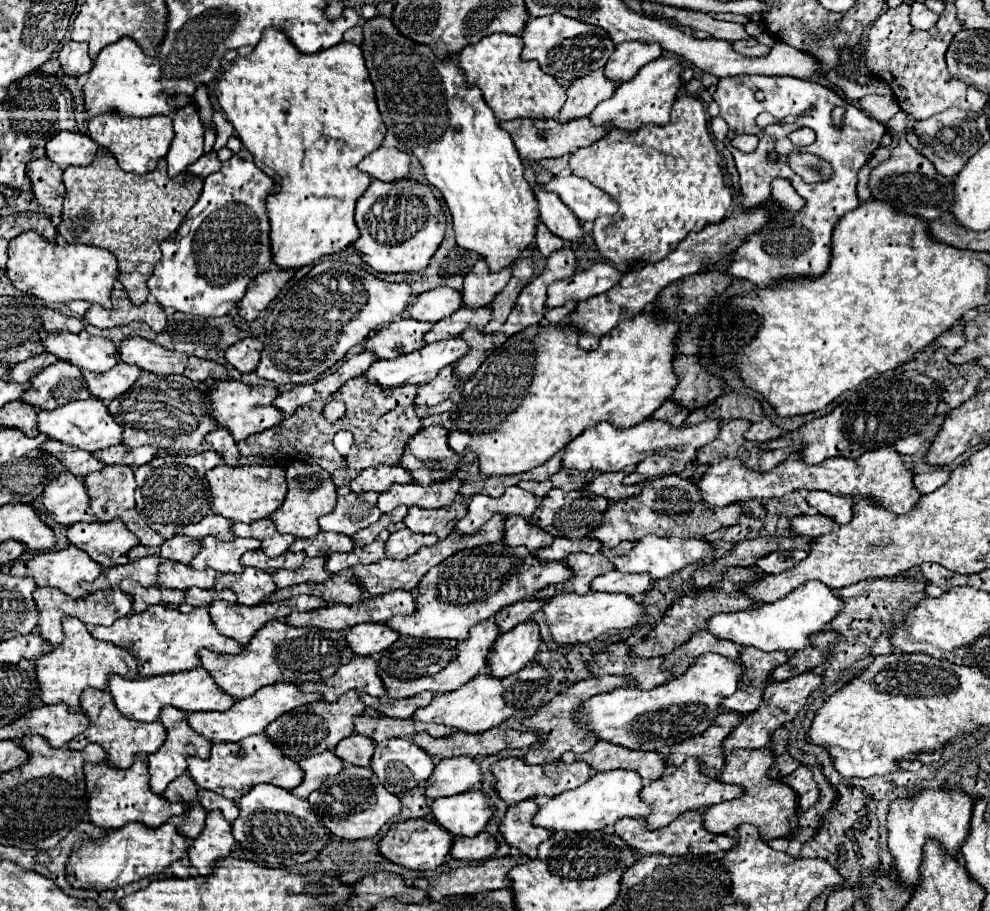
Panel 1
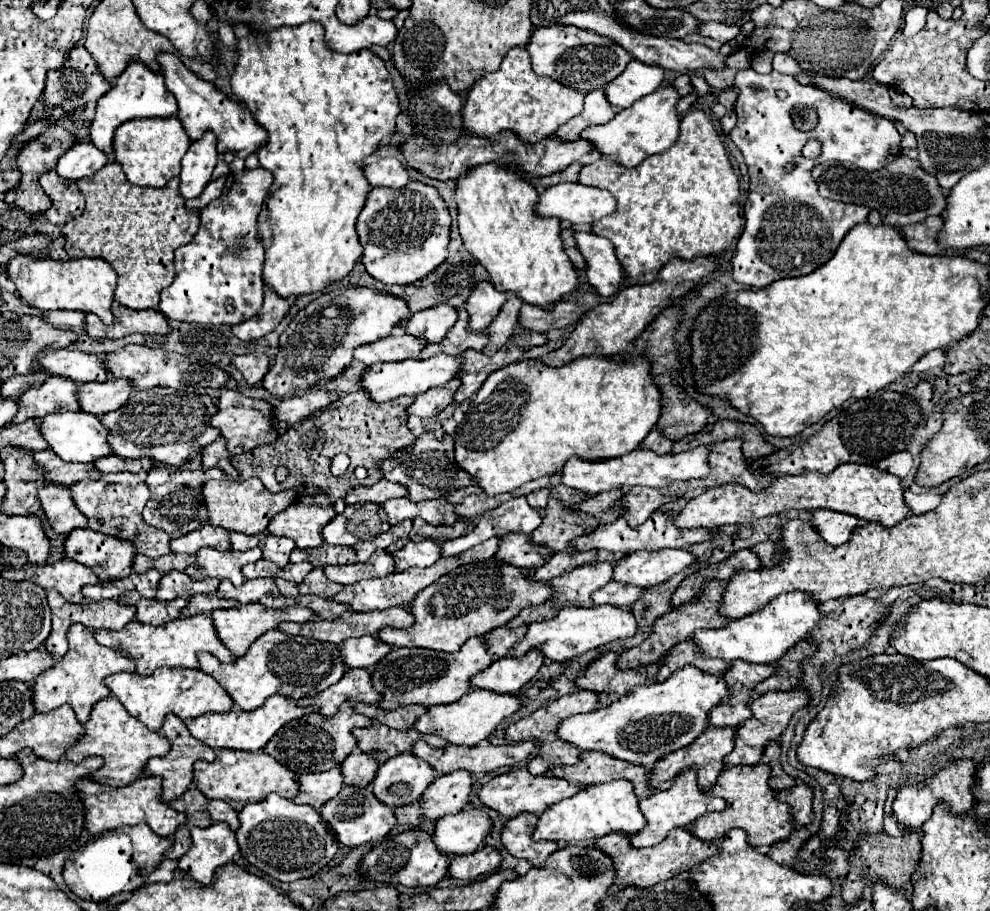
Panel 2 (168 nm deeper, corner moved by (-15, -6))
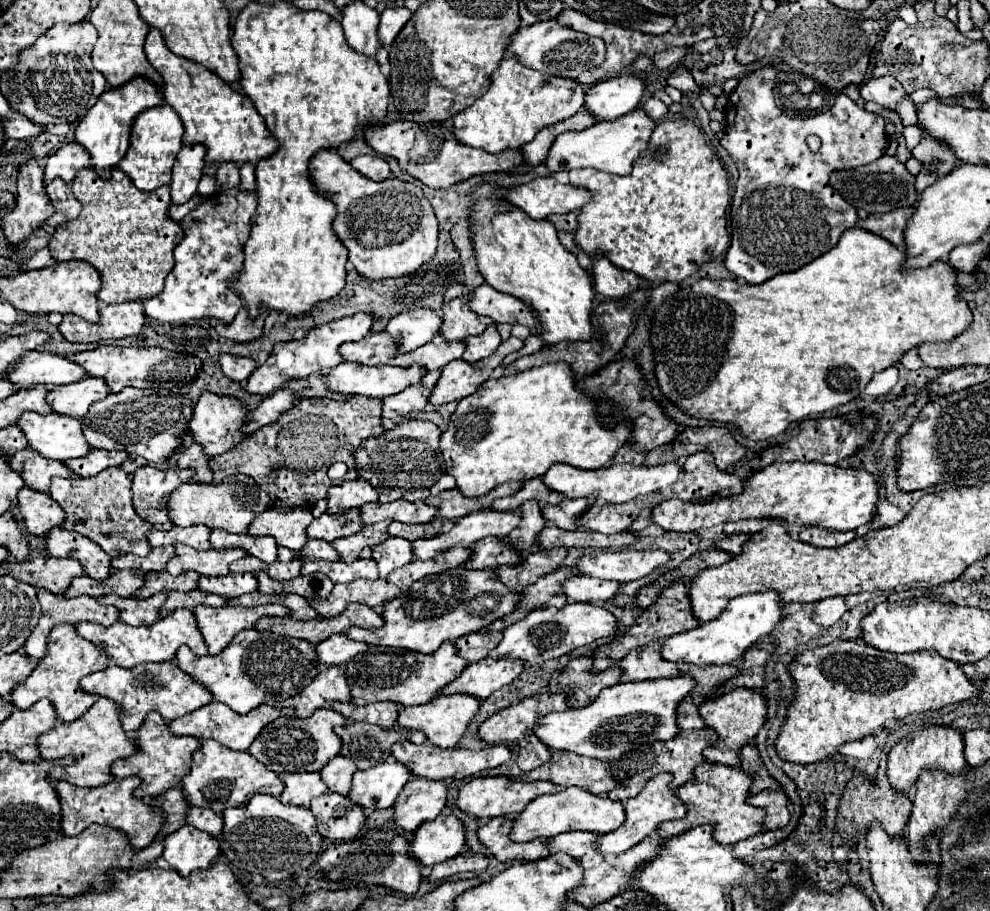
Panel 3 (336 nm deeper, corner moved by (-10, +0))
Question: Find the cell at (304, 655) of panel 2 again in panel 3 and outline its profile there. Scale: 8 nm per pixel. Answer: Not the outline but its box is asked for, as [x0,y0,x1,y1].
[174,628,318,714]

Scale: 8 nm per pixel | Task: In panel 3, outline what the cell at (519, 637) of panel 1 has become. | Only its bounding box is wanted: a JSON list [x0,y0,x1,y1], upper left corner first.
[438,658,522,700]

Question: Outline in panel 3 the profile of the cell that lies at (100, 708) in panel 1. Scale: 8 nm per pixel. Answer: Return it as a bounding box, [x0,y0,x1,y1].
[38,698,136,786]

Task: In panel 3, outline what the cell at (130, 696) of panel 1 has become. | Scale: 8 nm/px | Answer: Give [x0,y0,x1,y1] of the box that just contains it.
[80,662,212,734]

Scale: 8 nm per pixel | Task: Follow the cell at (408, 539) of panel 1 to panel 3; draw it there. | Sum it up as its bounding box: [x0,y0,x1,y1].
[372,538,414,578]

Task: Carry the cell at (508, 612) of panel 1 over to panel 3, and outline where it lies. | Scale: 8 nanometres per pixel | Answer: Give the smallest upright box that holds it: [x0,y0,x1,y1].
[454,632,502,662]

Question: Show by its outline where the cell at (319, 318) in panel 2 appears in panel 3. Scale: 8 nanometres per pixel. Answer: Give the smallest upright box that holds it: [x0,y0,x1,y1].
[244,314,372,396]

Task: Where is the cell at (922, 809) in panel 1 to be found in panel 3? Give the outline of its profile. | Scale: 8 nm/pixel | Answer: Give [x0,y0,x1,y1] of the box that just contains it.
[888,724,966,798]

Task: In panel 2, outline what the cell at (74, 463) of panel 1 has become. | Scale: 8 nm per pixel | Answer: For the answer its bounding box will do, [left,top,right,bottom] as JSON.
[33,450,103,484]

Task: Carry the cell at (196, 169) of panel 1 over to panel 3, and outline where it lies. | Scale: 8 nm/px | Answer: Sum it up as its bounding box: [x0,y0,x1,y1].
[168,196,200,222]

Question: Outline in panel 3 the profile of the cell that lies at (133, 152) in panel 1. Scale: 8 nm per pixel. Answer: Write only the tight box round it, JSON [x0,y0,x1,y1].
[118,104,184,192]

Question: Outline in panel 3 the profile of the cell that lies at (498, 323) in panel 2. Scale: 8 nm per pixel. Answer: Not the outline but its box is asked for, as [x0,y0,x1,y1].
[462,324,502,364]

